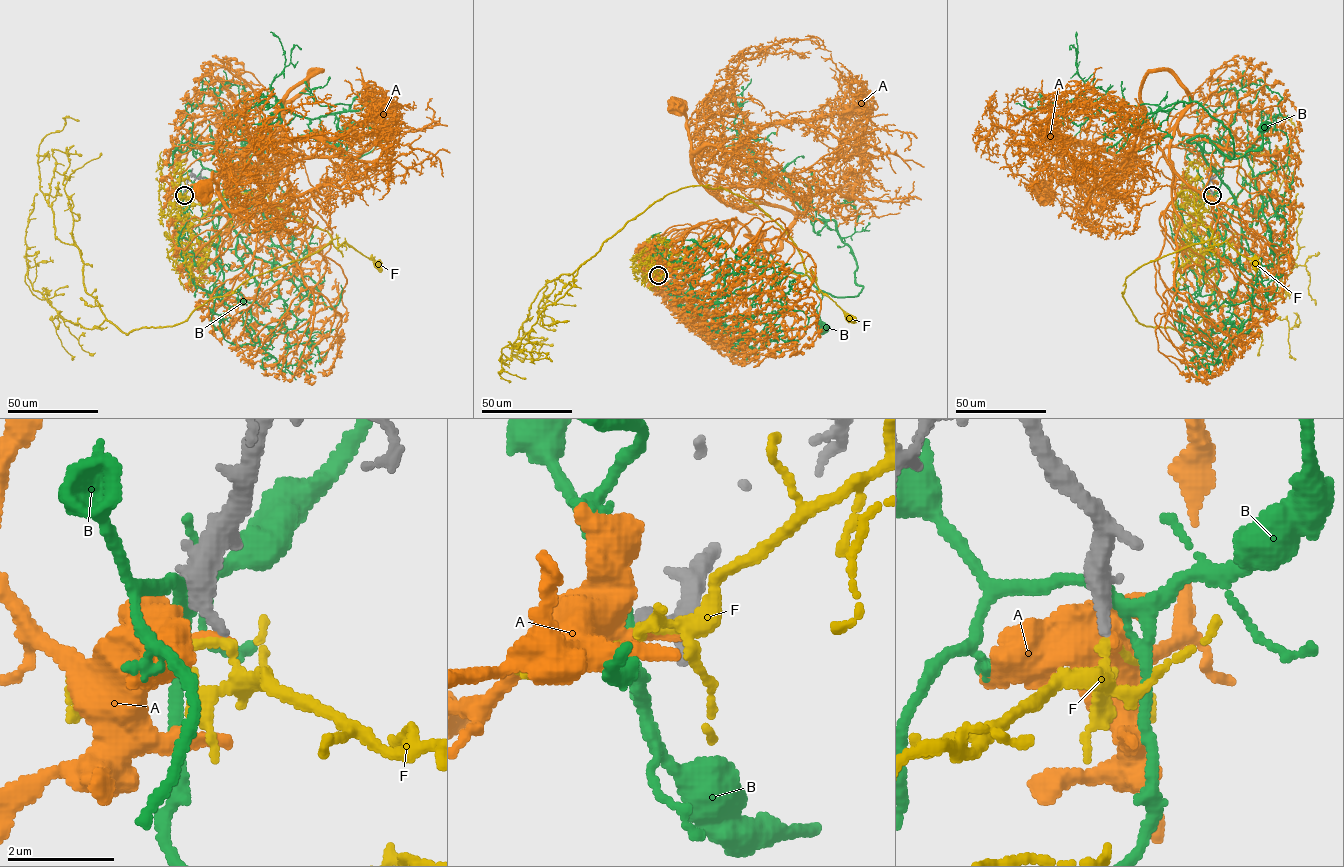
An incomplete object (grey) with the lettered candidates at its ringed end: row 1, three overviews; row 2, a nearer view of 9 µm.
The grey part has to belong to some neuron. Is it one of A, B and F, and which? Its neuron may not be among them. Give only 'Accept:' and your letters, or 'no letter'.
Accept: F

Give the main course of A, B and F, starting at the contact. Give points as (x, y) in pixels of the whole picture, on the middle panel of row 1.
A: (659, 275), (650, 277), (736, 220), (759, 252), (775, 252), (795, 218), (711, 193), (696, 176), (678, 106)
B: (657, 275), (681, 285), (764, 250), (806, 275), (822, 295), (820, 325)
F: (658, 275), (700, 246), (723, 239), (740, 257), (764, 258), (801, 275), (808, 272), (819, 289), (851, 319)

